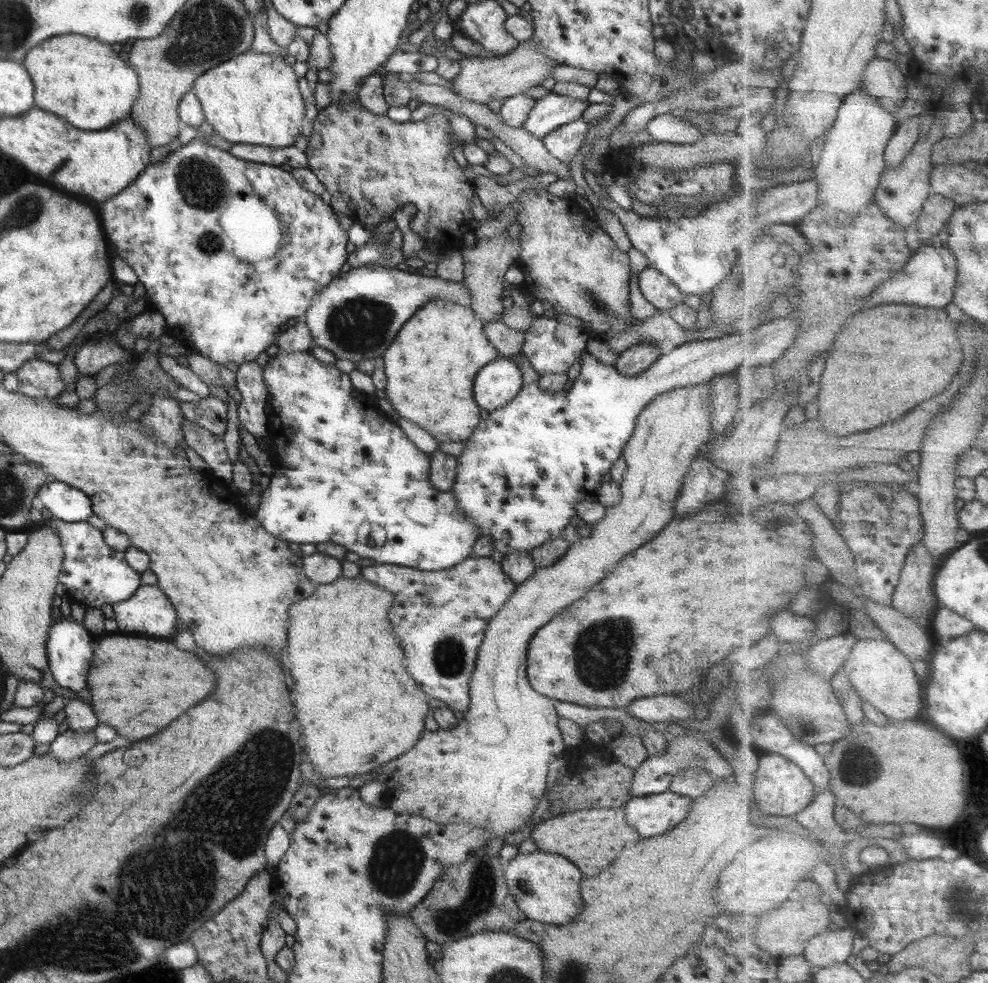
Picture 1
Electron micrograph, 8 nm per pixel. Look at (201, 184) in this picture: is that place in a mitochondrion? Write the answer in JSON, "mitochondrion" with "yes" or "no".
{"mitochondrion":"yes"}

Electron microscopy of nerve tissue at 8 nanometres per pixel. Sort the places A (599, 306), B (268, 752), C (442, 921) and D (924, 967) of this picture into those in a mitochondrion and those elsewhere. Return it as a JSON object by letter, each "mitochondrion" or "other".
{"A":"mitochondrion","B":"mitochondrion","C":"mitochondrion","D":"other"}

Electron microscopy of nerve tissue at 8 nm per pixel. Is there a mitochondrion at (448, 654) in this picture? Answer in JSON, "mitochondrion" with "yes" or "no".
{"mitochondrion":"yes"}

